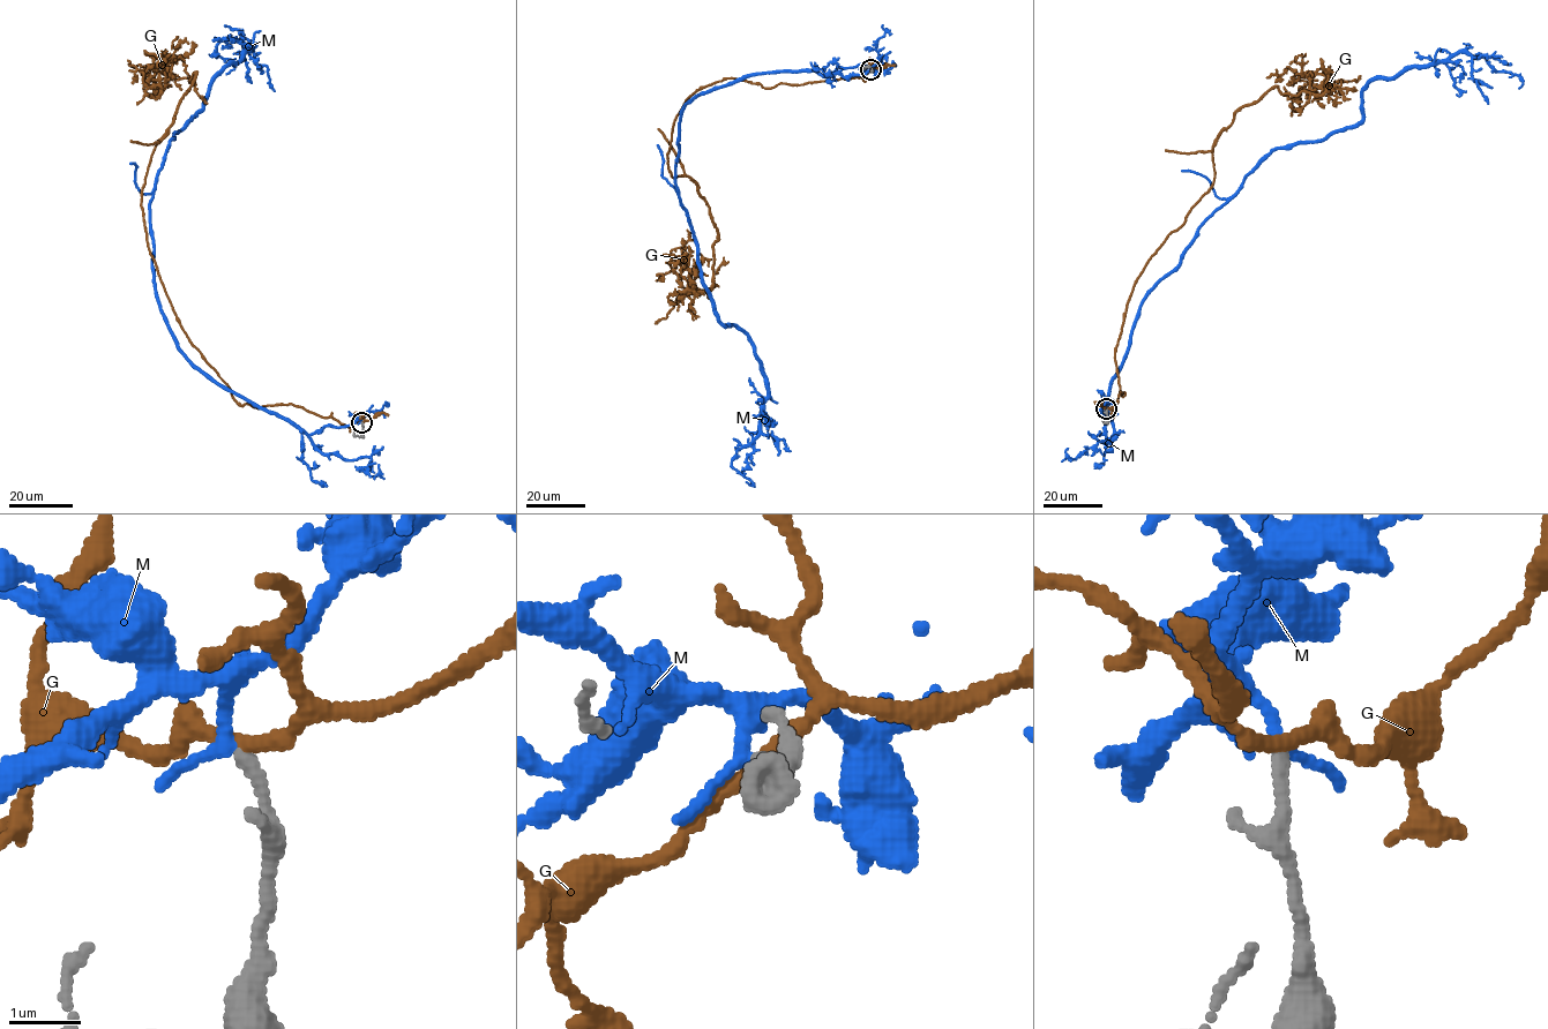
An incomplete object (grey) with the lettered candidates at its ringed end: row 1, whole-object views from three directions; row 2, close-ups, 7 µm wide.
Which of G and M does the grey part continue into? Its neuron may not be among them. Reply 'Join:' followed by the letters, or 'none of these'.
Join: M

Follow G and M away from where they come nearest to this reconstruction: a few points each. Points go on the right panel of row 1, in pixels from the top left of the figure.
G: (1106, 410), (1137, 277), (1211, 187), (1213, 144), (1276, 85), (1328, 77), (1266, 77)
M: (1107, 410), (1142, 300), (1274, 149), (1353, 127), (1373, 80), (1460, 52), (1519, 88)

